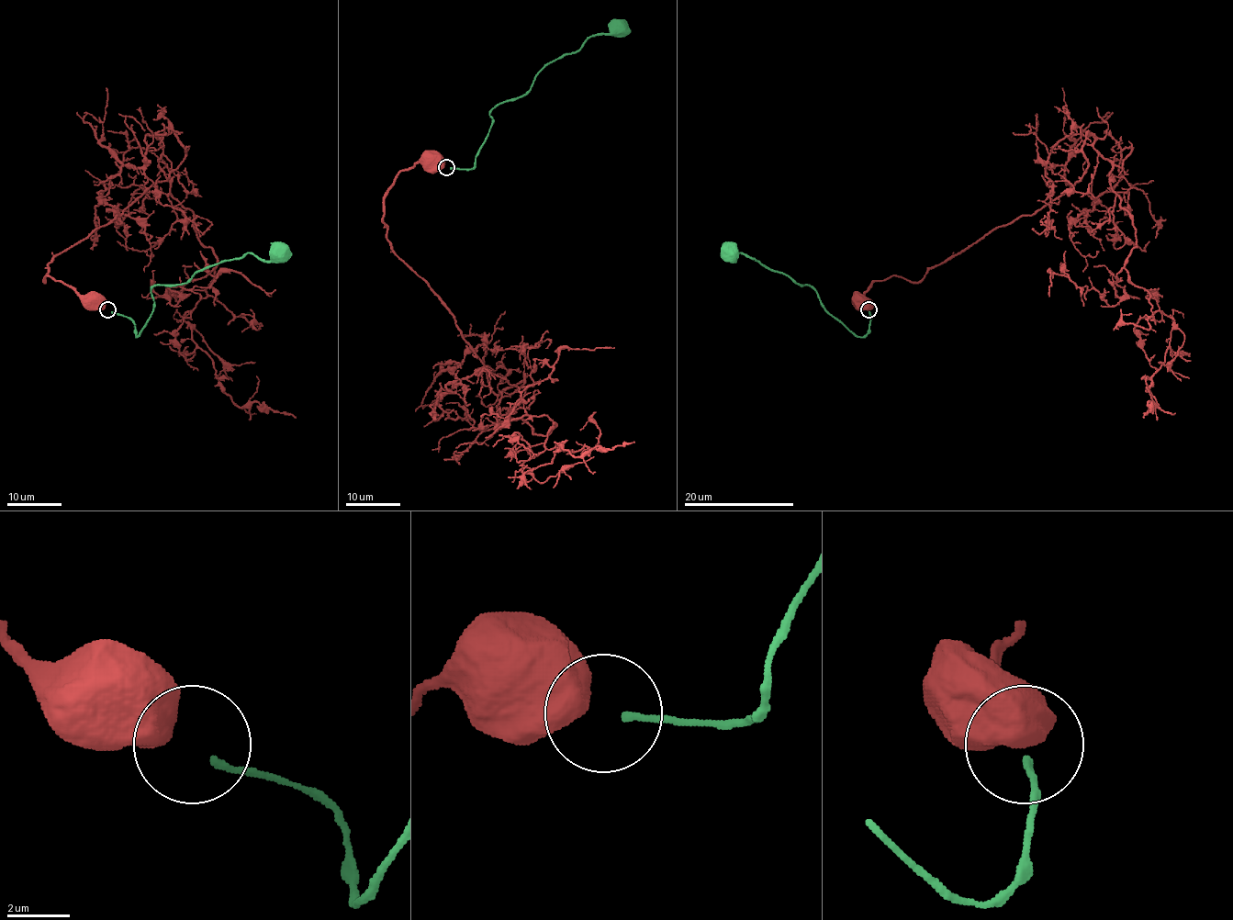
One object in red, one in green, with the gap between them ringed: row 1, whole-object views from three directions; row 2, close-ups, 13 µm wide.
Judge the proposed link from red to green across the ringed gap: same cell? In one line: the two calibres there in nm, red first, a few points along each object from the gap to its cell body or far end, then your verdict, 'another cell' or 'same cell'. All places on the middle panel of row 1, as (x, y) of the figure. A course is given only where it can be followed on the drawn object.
800/240 nm | red via (442, 165), (431, 162) | green via (450, 167), (473, 167), (494, 107), (522, 95), (546, 65), (619, 26) | another cell

